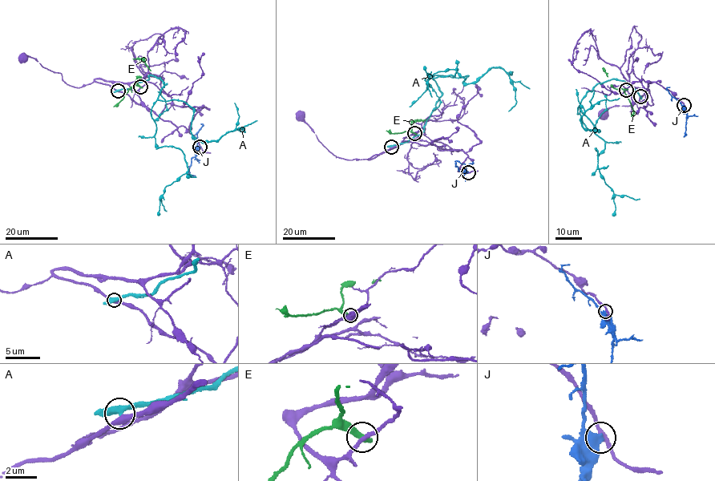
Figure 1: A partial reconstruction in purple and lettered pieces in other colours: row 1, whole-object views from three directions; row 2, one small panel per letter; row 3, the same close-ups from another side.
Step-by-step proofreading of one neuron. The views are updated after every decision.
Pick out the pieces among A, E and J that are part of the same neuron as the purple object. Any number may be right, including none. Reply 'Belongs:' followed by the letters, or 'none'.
Belongs: none

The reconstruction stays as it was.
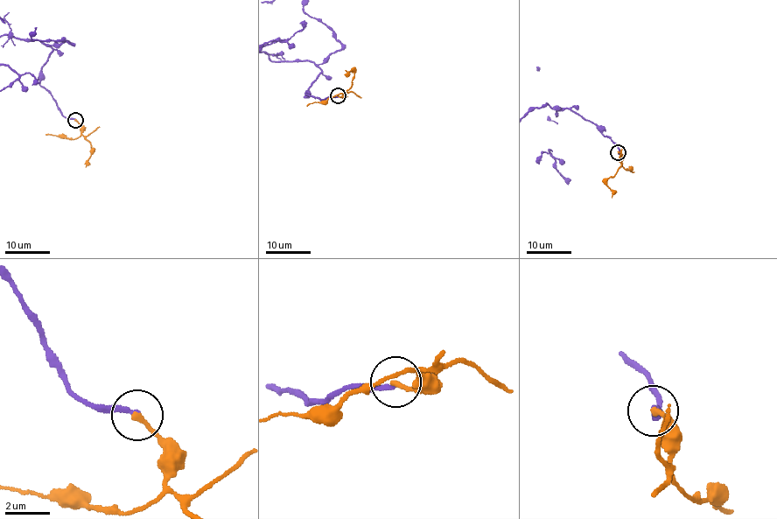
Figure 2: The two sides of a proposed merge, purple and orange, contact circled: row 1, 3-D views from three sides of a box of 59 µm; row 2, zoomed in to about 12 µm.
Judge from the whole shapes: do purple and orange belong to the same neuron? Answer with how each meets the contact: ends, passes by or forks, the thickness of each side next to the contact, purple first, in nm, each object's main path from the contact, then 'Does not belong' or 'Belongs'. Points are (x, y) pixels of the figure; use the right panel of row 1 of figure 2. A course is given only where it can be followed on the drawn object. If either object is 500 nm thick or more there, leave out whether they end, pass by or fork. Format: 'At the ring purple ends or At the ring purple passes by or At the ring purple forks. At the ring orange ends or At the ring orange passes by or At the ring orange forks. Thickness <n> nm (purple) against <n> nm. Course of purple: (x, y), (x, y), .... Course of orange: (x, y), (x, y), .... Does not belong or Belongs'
At the ring purple ends. At the ring orange ends. Thickness 180 nm (purple) against 220 nm. Course of orange: (618, 151), (621, 155), (621, 166), (608, 179), (607, 186), (612, 192), (612, 198). Belongs

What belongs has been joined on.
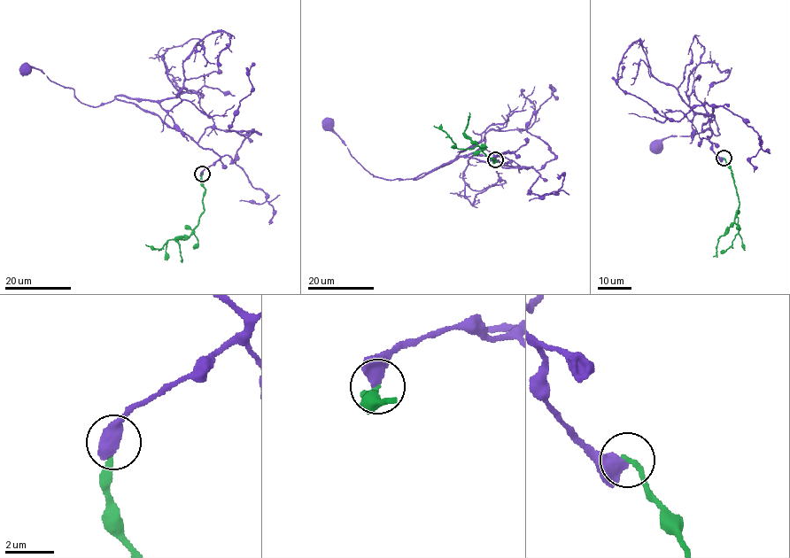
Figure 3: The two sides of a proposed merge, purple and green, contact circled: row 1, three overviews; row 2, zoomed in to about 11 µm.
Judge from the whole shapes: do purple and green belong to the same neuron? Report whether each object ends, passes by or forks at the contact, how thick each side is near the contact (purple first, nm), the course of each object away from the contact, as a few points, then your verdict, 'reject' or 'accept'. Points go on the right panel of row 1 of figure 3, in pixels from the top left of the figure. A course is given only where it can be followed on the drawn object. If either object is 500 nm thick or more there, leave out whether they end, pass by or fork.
purple passes by | green ends | 360/240 nm | purple via (723, 158), (712, 150), (712, 131), (702, 129), (715, 120), (720, 135), (708, 127), (670, 135), (655, 147) | green via (723, 158), (731, 169), (738, 197), (734, 219), (739, 230), (728, 249), (720, 251) | accept

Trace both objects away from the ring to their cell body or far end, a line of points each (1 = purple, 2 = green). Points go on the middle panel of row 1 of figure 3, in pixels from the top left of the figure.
1: (494, 159), (514, 151), (486, 162), (461, 157), (414, 178), (388, 180), (374, 176), (328, 123)
2: (494, 159), (479, 147), (458, 149), (445, 133), (434, 125)

